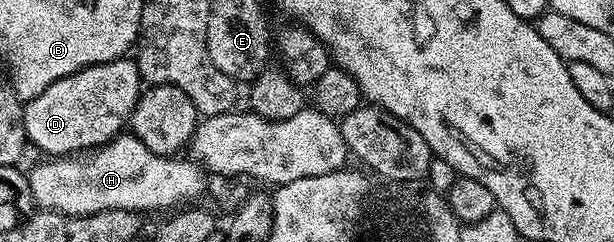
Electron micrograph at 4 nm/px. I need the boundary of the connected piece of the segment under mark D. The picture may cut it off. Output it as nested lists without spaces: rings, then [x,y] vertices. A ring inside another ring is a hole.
[[[121,58],[95,64],[83,68],[80,72],[70,74],[66,78],[58,78],[42,94],[24,104],[24,134],[29,145],[41,148],[52,158],[67,157],[69,154],[80,154],[85,150],[97,149],[101,145],[110,143],[122,129],[131,121],[132,111],[140,101],[142,81],[136,60]]]

